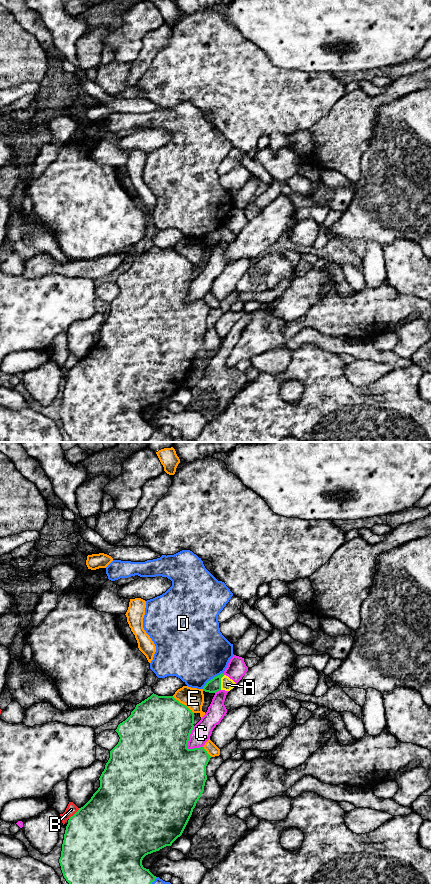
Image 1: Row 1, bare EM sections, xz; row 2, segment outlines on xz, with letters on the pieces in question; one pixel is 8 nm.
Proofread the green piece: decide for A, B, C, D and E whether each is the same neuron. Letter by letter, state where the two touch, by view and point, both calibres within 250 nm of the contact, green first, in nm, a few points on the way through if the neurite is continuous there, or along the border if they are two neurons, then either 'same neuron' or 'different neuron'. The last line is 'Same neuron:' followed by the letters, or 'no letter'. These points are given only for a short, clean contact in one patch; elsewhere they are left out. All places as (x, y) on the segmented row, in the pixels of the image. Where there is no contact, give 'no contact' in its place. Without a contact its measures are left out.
A: contact xz (220, 682); calibres 110 and 100 nm; border xz (224, 675), (220, 681), (220, 689); different neuron
B: contact xz (74, 814); calibres 500 and 90 nm; different neuron
C: contact xz (188, 738); calibres 500 and 150 nm; different neuron
D: contact xz (213, 678); calibres 110 and 500 nm; different neuron
E: contact xz (183, 704); calibres 480 and 170 nm; different neuron
Same neuron: no letter

